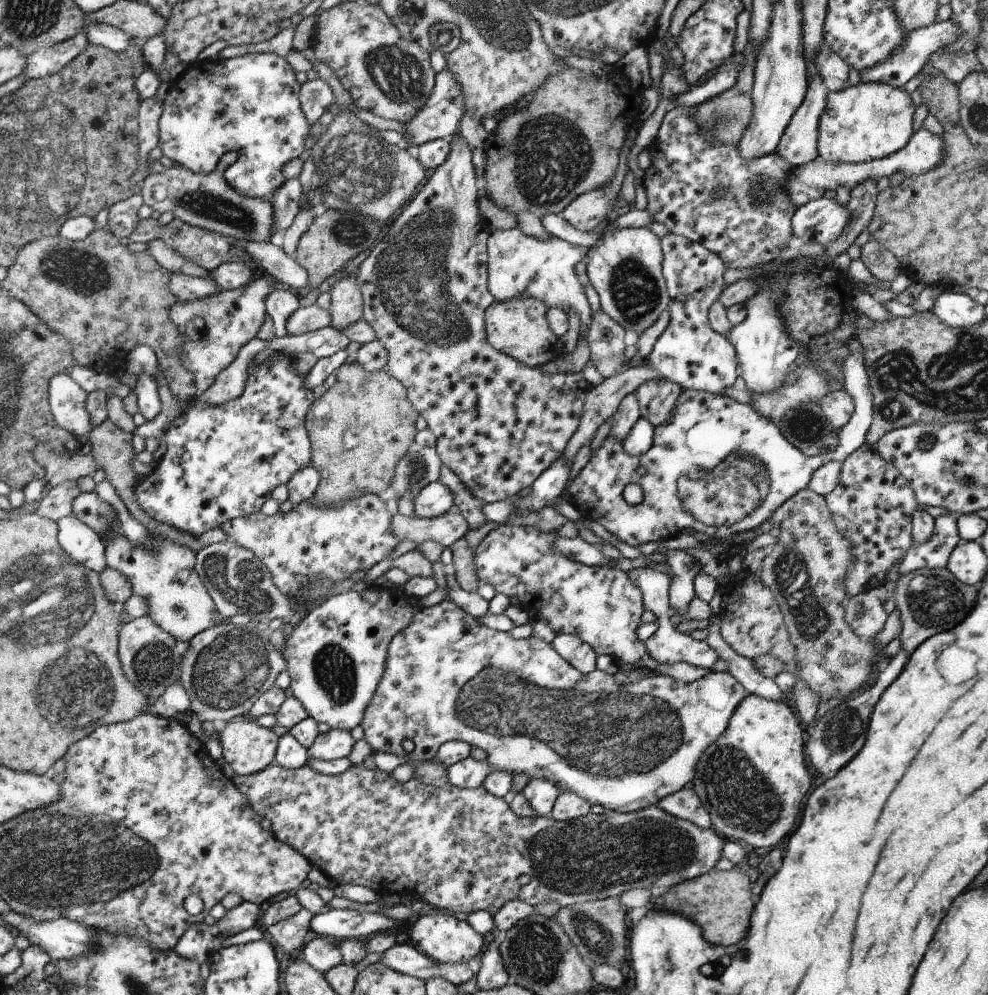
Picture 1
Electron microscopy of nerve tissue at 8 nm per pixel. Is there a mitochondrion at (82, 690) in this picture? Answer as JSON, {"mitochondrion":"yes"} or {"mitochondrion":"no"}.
{"mitochondrion":"yes"}

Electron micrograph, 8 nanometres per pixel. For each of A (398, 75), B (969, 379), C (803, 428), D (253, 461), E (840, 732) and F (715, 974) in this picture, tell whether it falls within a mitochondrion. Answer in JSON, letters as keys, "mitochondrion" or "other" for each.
{"A":"mitochondrion","B":"mitochondrion","C":"mitochondrion","D":"mitochondrion","E":"mitochondrion","F":"mitochondrion"}

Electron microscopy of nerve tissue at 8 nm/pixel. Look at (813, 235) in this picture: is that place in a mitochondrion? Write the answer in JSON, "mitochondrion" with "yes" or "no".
{"mitochondrion":"no"}

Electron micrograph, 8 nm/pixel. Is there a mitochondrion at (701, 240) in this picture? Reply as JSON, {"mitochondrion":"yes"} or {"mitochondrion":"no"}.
{"mitochondrion":"no"}

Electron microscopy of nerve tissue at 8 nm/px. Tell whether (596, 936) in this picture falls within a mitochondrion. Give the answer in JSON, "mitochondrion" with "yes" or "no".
{"mitochondrion":"yes"}

